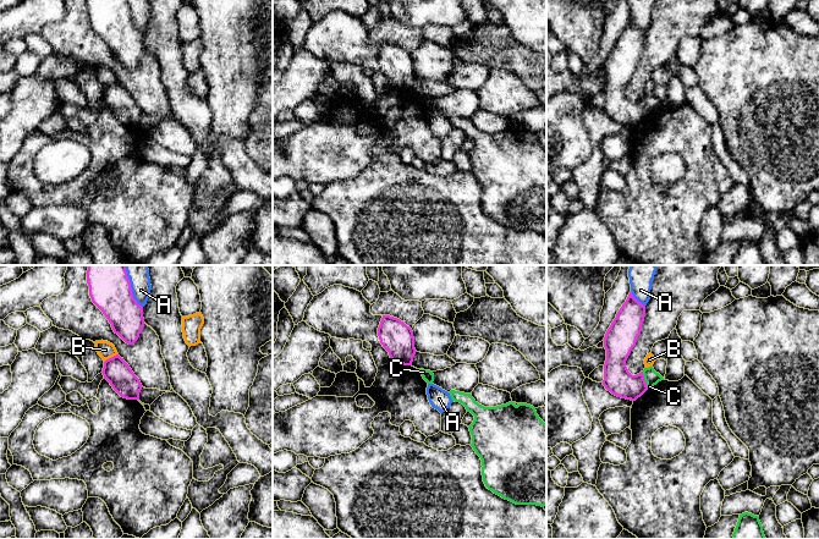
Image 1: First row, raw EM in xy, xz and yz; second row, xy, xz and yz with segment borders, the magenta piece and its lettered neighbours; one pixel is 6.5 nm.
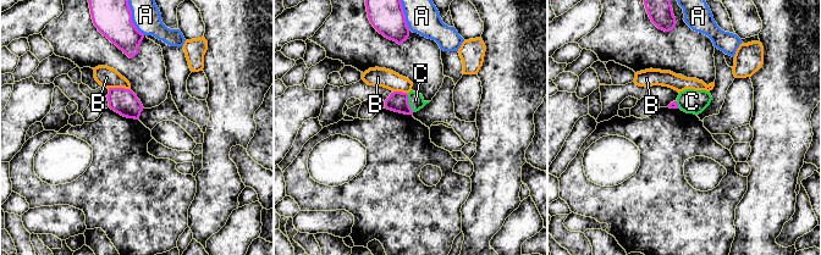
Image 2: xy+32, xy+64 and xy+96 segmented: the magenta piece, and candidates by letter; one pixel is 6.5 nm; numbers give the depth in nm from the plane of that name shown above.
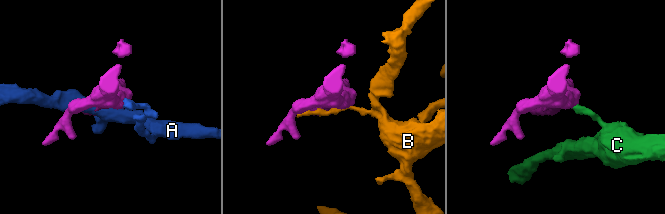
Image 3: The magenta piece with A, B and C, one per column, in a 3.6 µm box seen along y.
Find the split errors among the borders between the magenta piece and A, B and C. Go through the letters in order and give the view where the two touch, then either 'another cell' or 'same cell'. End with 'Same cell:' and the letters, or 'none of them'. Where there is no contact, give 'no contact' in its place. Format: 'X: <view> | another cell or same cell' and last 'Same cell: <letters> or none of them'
A: xy | another cell
B: xy | another cell
C: yz | another cell
Same cell: none of them

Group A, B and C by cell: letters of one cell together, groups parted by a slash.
A / B / C

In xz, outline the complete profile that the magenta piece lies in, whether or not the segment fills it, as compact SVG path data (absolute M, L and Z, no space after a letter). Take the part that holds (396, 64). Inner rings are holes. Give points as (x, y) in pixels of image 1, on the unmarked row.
M383 42L378 62L390 84L403 92L412 92L416 81L413 57L403 48L390 42Z

